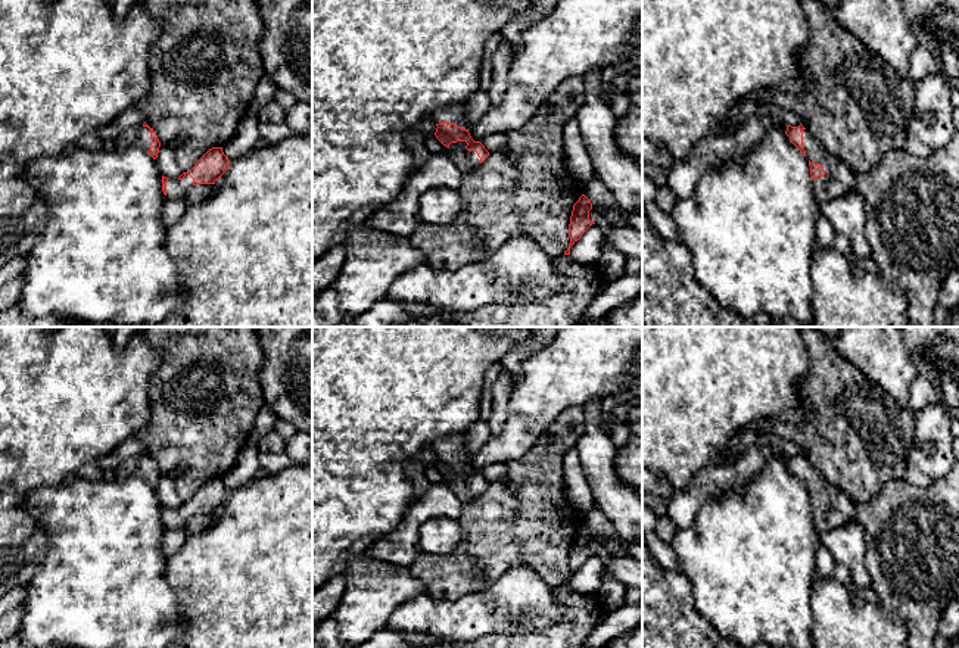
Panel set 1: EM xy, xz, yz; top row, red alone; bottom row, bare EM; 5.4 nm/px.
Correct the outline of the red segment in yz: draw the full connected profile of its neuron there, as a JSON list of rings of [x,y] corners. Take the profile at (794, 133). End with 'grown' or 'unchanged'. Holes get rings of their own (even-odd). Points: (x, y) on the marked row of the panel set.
[[[801,124],[798,127],[787,125],[785,134],[809,159],[815,196],[821,205],[847,196],[856,189],[854,172],[850,166],[841,159],[831,156]]] | grown

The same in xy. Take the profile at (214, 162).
[[[222,147],[209,149],[189,172],[183,172],[177,180],[162,175],[162,191],[168,200],[184,196],[196,184],[215,184],[227,171],[230,161]]] | grown

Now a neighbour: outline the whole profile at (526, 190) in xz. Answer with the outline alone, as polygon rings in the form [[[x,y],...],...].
[[[582,78],[564,80],[527,124],[507,133],[508,144],[504,150],[489,153],[477,168],[463,174],[458,215],[446,225],[421,221],[410,236],[410,242],[427,256],[429,268],[457,271],[486,261],[513,237],[532,239],[552,258],[567,250],[570,216],[573,205],[583,194],[583,184],[566,168],[563,127],[583,103]]]

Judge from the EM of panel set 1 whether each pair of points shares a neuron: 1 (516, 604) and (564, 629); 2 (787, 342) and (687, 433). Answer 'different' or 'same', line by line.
1: different
2: same

